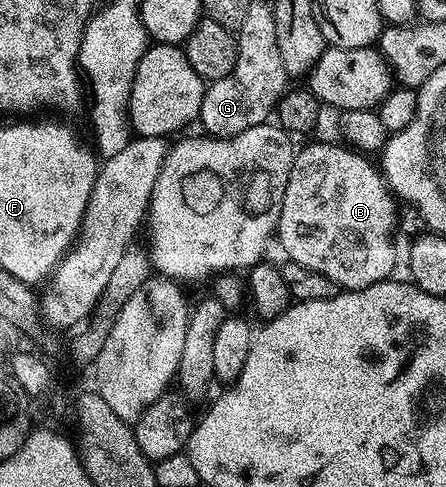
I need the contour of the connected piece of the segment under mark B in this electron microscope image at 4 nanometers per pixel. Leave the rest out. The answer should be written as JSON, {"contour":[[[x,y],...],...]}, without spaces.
{"contour":[[[311,142],[304,150],[300,149],[291,161],[289,184],[285,184],[285,196],[281,204],[281,216],[277,227],[277,242],[283,245],[286,257],[297,264],[305,264],[305,268],[313,268],[313,272],[321,272],[321,276],[329,276],[343,290],[360,290],[378,282],[386,282],[392,277],[391,269],[395,266],[395,242],[391,237],[397,234],[397,202],[393,197],[382,173],[370,166],[364,155],[348,148],[346,145],[334,146],[331,142]]]}

